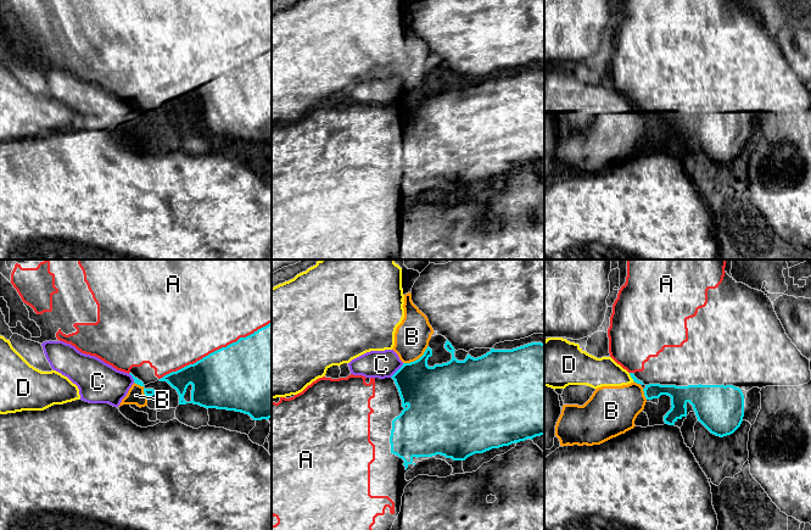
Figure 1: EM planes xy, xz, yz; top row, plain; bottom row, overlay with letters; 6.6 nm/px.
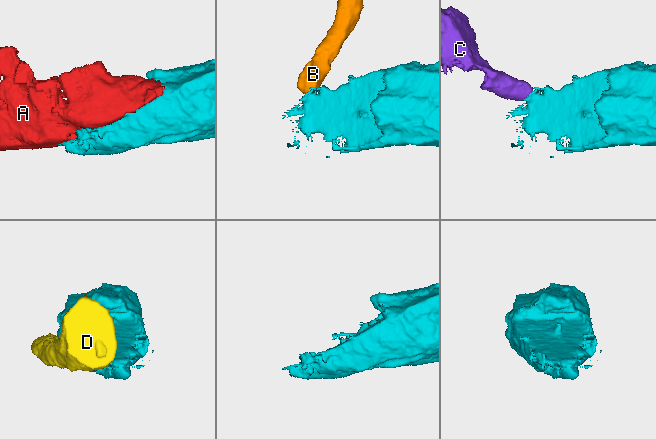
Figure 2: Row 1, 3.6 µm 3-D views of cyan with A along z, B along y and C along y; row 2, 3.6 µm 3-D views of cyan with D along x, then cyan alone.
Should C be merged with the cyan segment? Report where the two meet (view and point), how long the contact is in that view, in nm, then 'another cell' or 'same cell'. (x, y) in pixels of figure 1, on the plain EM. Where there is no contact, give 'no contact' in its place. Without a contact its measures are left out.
xz (397, 98) | 130 nm | another cell

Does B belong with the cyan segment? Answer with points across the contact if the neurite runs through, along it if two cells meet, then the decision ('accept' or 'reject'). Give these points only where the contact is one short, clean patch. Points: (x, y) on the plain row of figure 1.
along xz (428, 72), (418, 85), (403, 90) | reject

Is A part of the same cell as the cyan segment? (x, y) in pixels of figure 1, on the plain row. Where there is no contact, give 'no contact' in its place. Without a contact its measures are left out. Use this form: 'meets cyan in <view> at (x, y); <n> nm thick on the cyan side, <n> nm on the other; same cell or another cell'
meets cyan in xy at (214, 78); 460 nm thick on the cyan side, 500 nm on the other; same cell

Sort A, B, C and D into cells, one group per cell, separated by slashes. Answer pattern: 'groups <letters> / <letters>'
groups A / B C / D

